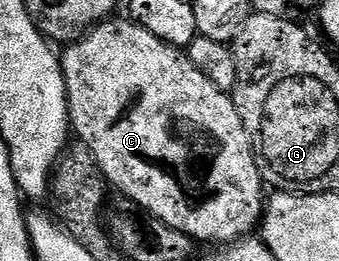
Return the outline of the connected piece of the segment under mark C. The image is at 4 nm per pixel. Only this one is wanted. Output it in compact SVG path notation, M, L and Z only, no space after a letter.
M111 17L106 20L104 23L98 24L94 27L87 35L83 35L77 43L69 44L65 48L66 52L61 52L60 62L62 65L62 72L64 73L64 85L66 86L66 100L68 101L68 109L70 110L70 126L72 128L73 134L82 142L82 144L87 147L92 153L94 160L100 165L102 170L102 175L106 179L107 184L111 188L114 187L122 195L127 195L132 202L135 203L138 207L143 207L151 216L151 220L163 223L166 227L171 227L172 229L180 229L180 233L184 233L190 239L197 241L199 244L202 243L214 243L210 245L218 245L223 241L237 241L243 237L249 236L250 231L259 226L262 222L262 216L264 214L264 194L262 195L262 187L264 188L264 176L260 170L259 160L256 158L256 143L252 138L251 132L250 135L246 132L246 123L247 120L238 112L238 105L234 102L233 98L227 92L216 89L216 85L212 85L212 81L208 81L208 77L204 77L204 73L200 73L200 69L196 69L196 65L192 65L189 54L183 53L177 47L169 47L164 41L160 41L160 37L152 37L152 33L148 33L148 29L144 29L140 25L130 22L129 18L122 17Z

